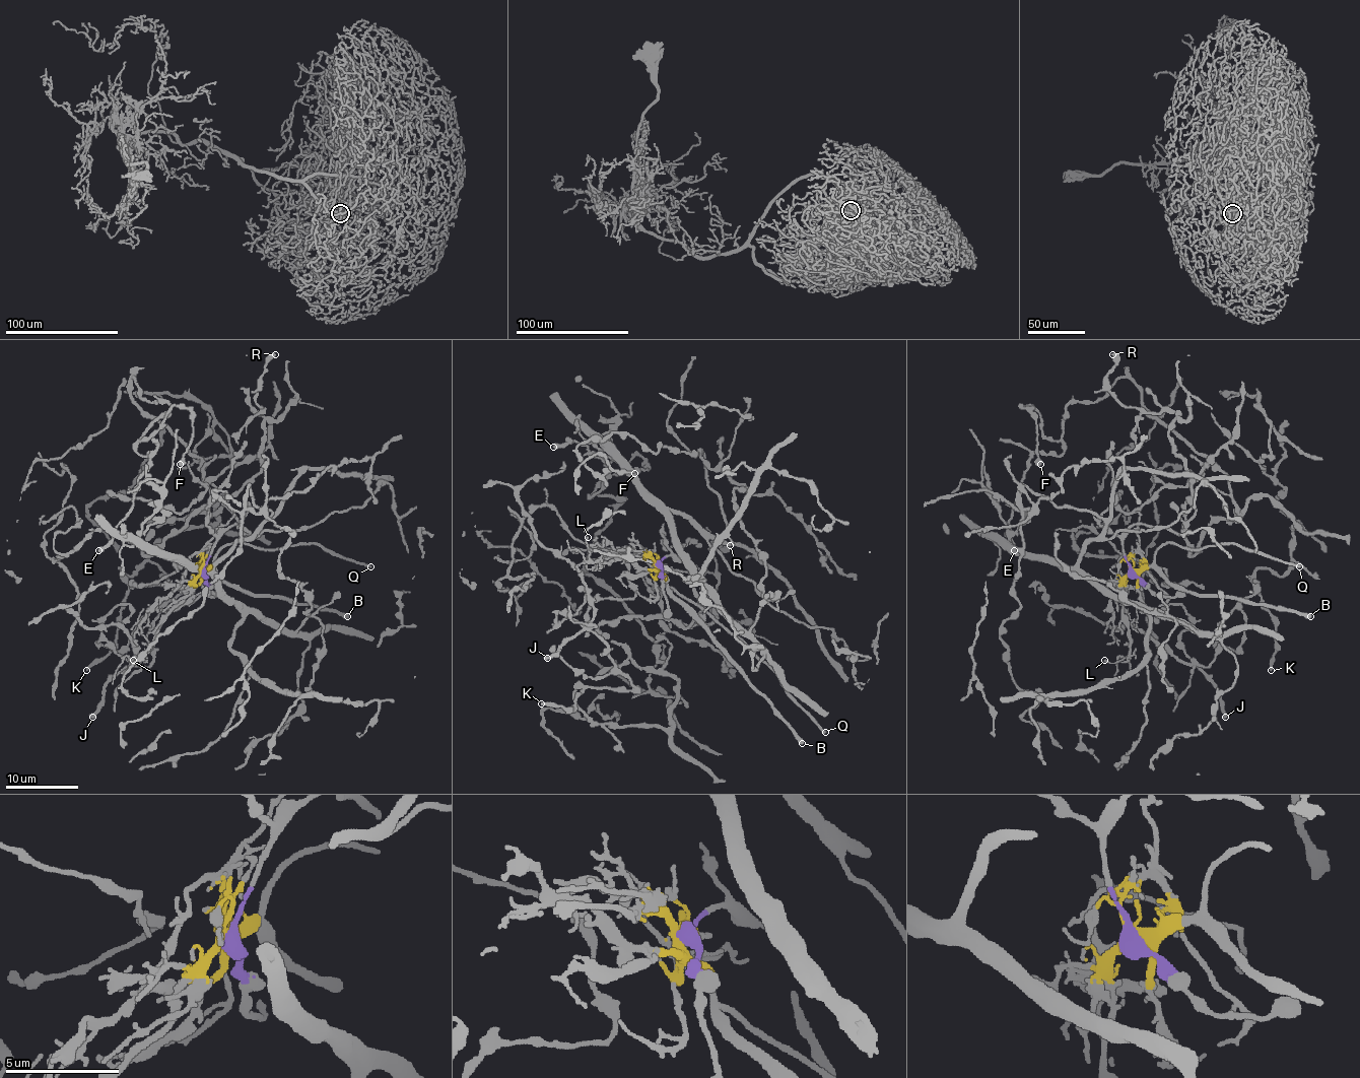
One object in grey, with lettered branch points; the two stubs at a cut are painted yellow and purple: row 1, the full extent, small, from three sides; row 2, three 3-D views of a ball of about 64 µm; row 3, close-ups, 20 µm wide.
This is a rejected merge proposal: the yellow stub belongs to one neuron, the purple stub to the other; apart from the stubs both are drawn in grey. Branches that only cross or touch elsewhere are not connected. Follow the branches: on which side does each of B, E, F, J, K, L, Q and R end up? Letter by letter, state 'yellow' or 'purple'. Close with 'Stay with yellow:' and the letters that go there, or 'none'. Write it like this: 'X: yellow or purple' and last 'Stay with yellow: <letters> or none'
B: yellow
E: purple
F: purple
J: purple
K: purple
L: yellow
Q: yellow
R: purple
Stay with yellow: B, L, Q

